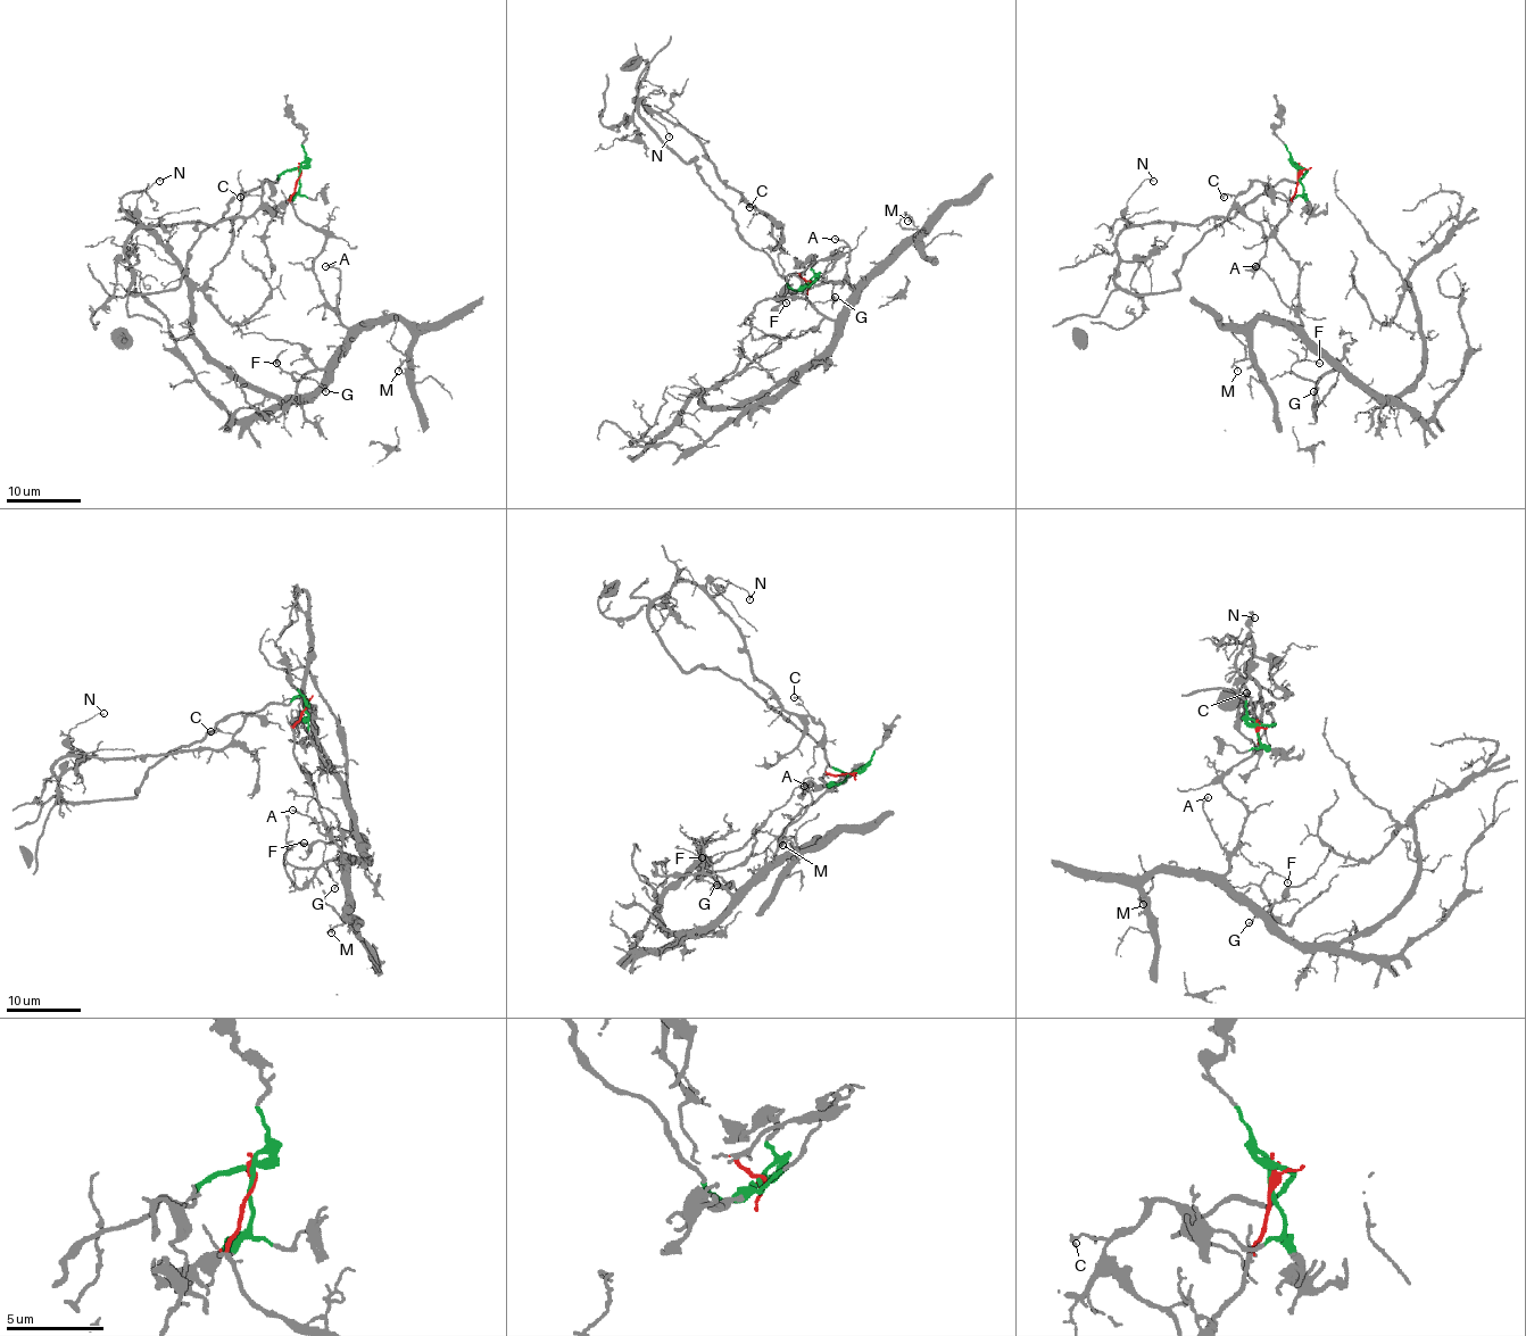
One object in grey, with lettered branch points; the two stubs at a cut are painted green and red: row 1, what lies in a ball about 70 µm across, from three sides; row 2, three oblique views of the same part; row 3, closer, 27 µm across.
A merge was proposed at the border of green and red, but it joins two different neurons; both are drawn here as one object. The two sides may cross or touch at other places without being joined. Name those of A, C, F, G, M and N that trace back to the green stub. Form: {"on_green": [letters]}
{"on_green": ["C", "N"]}

